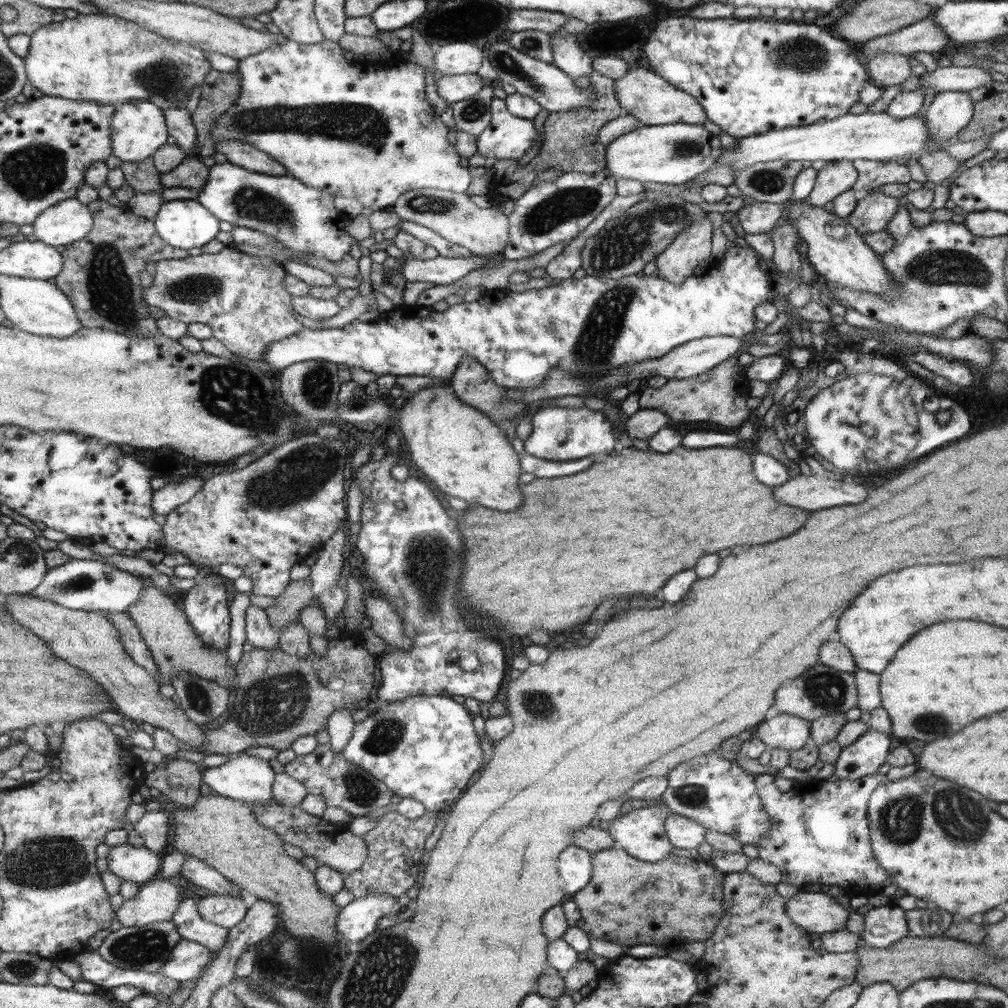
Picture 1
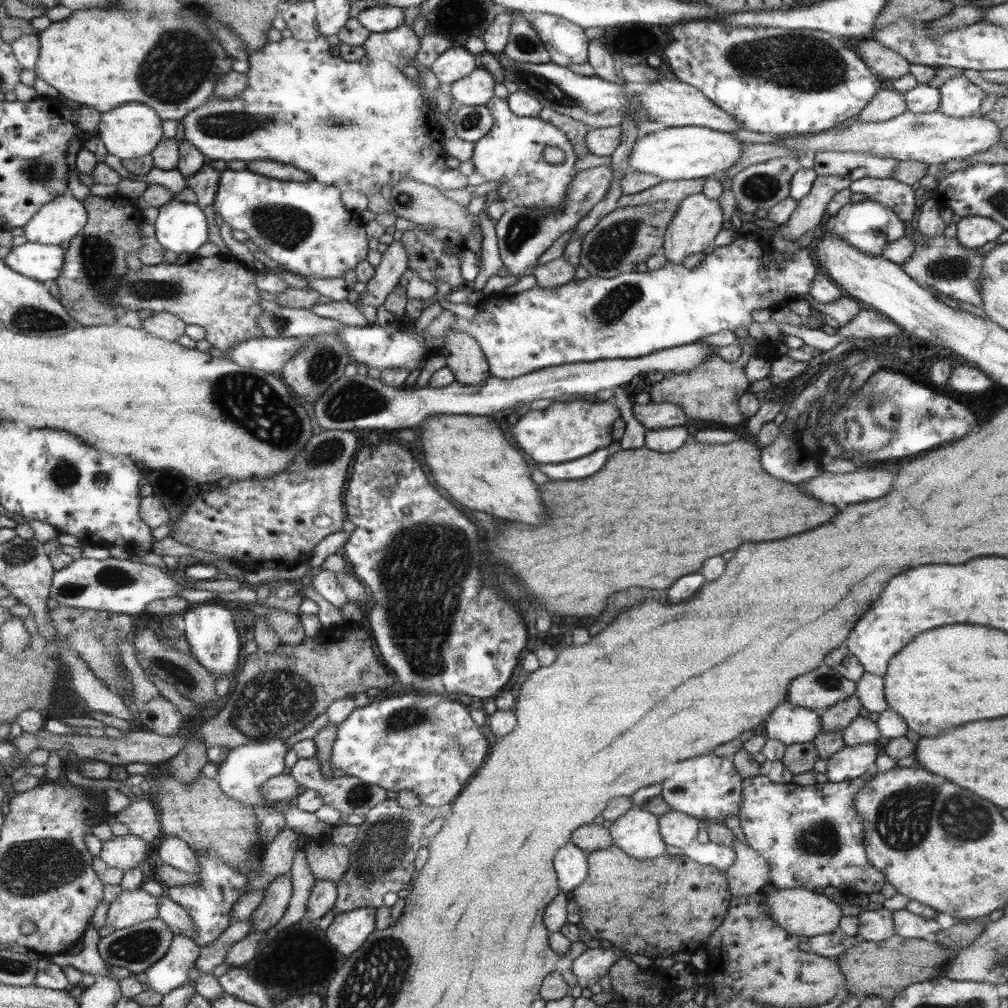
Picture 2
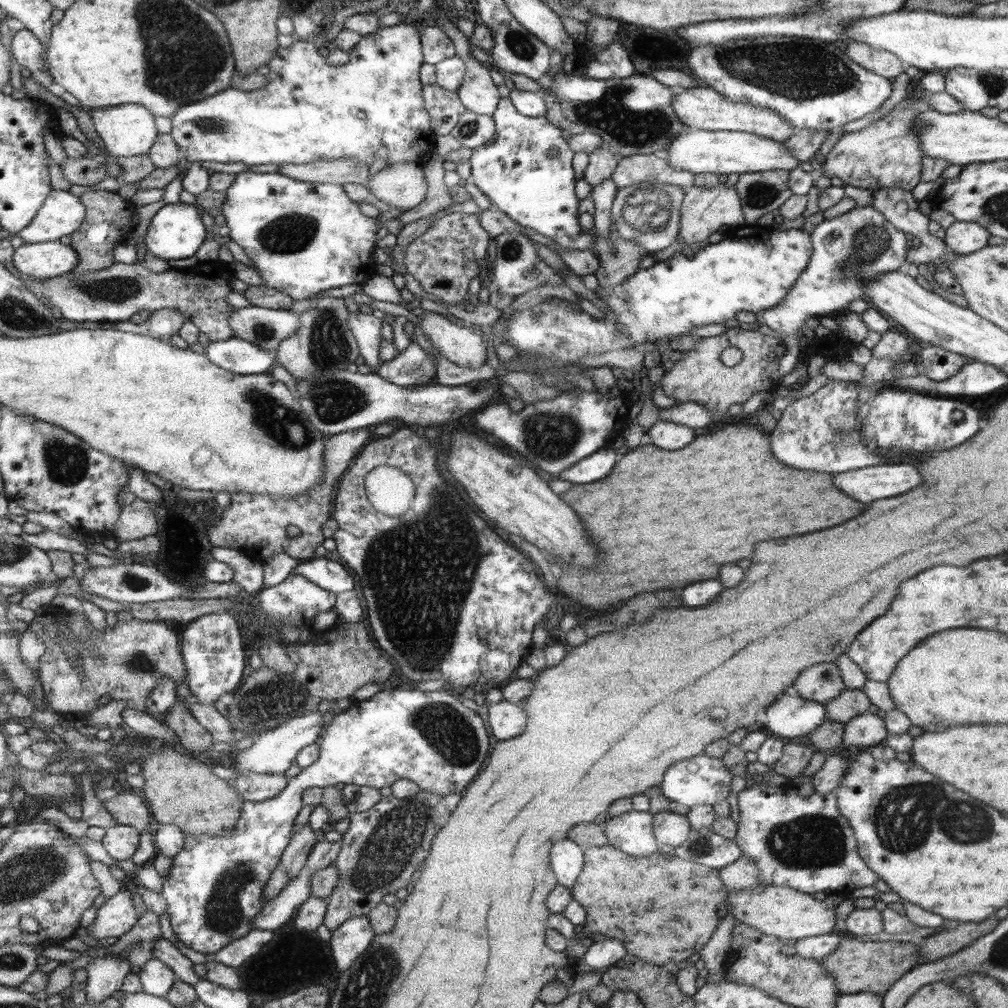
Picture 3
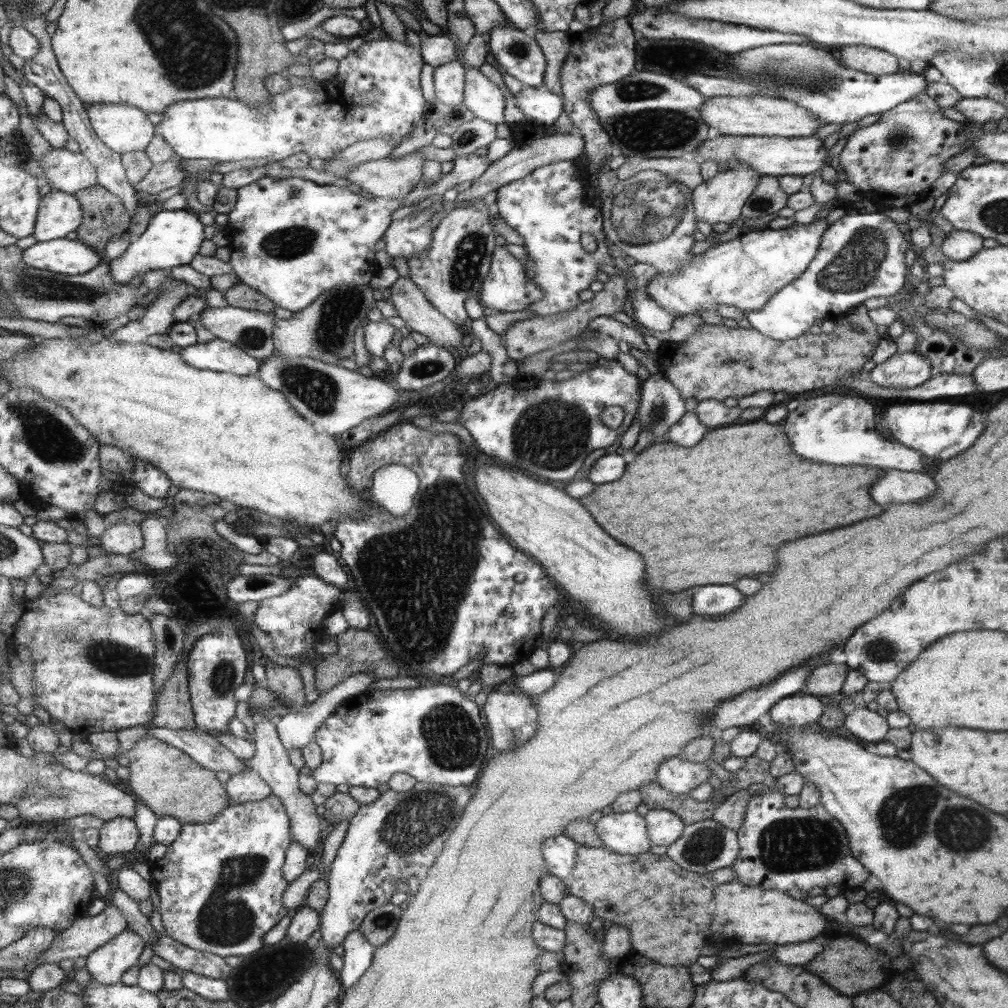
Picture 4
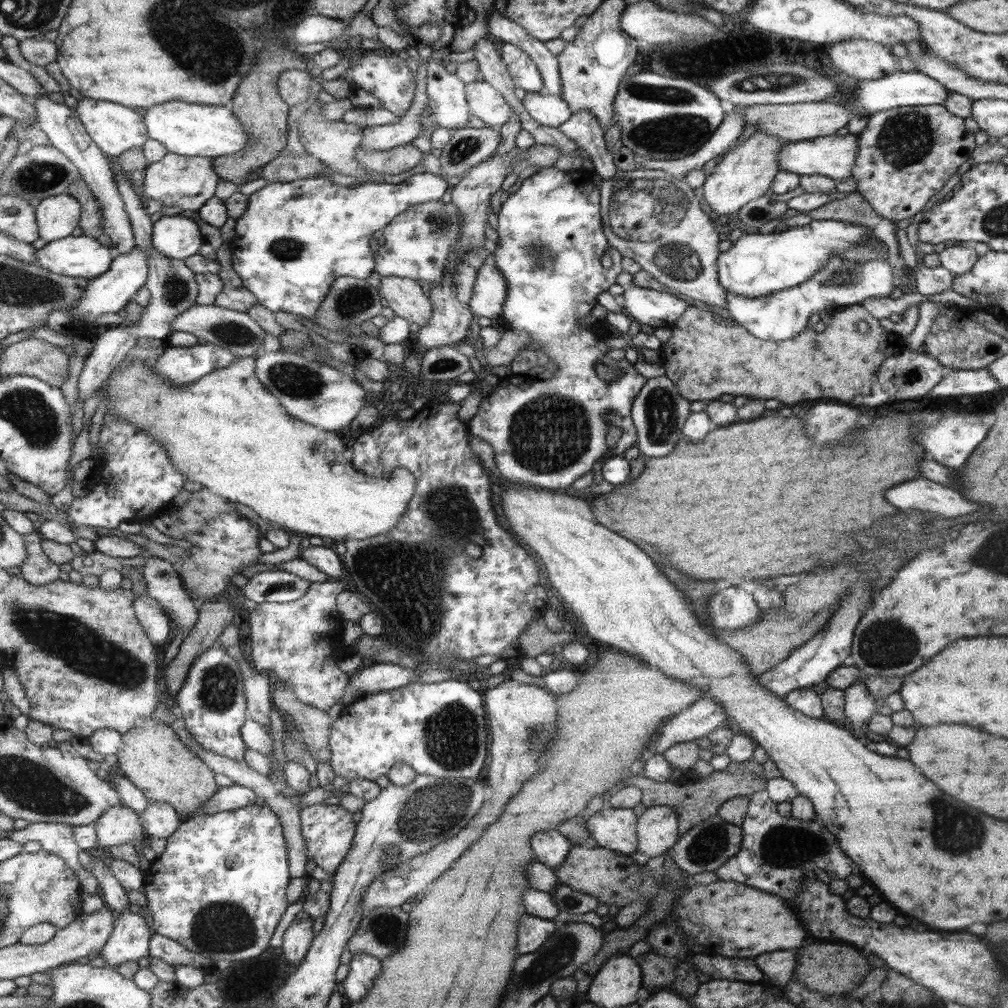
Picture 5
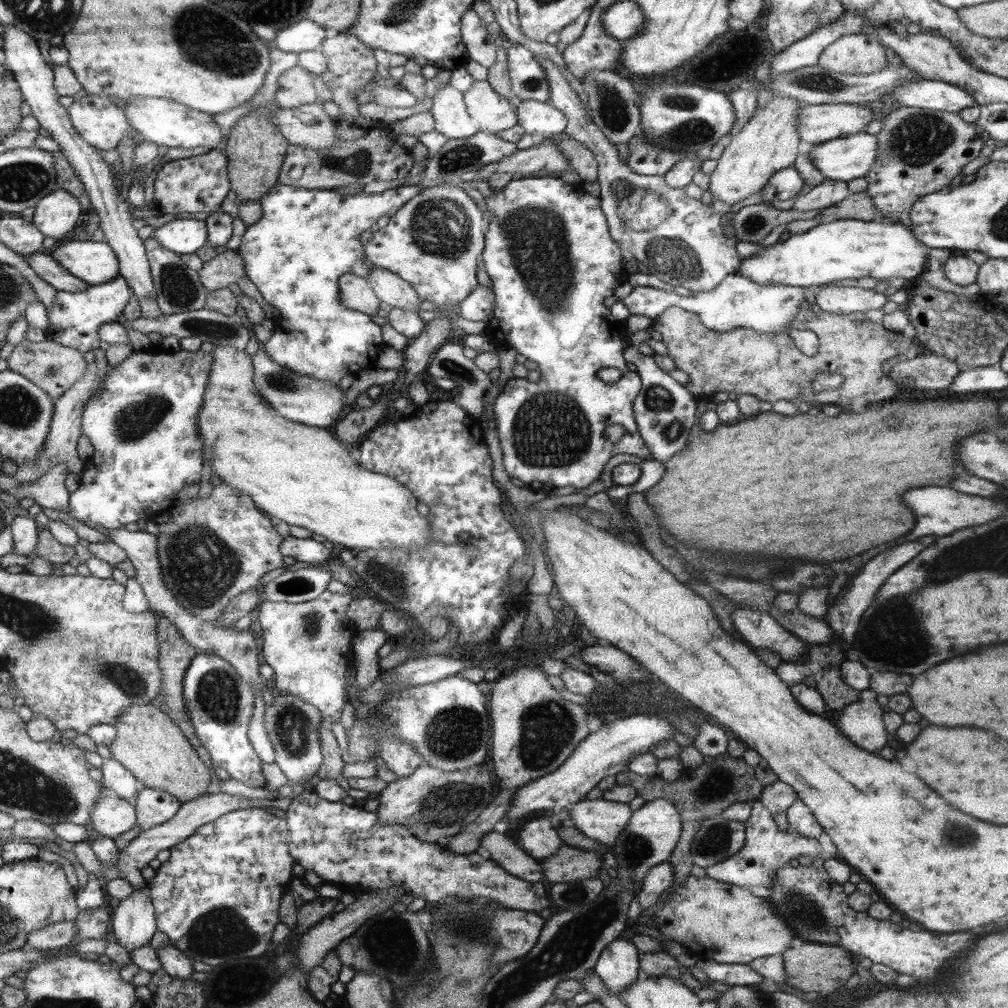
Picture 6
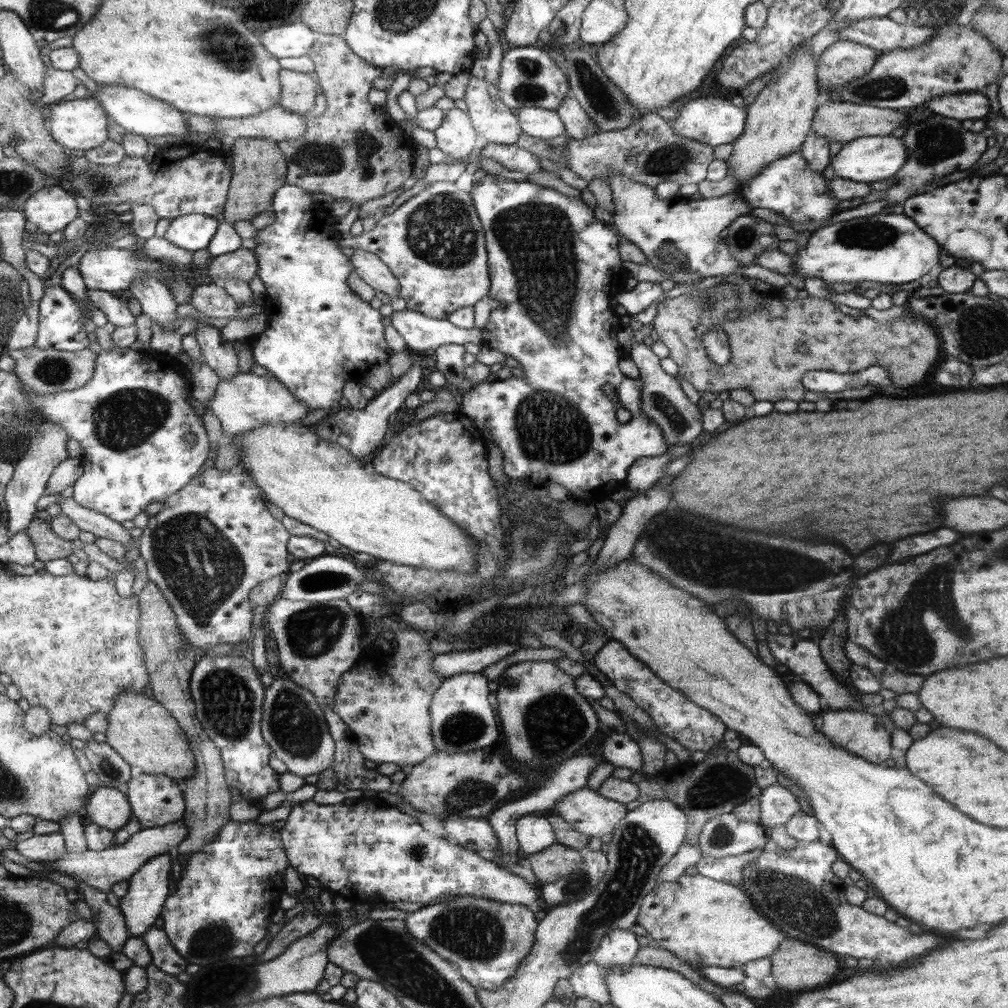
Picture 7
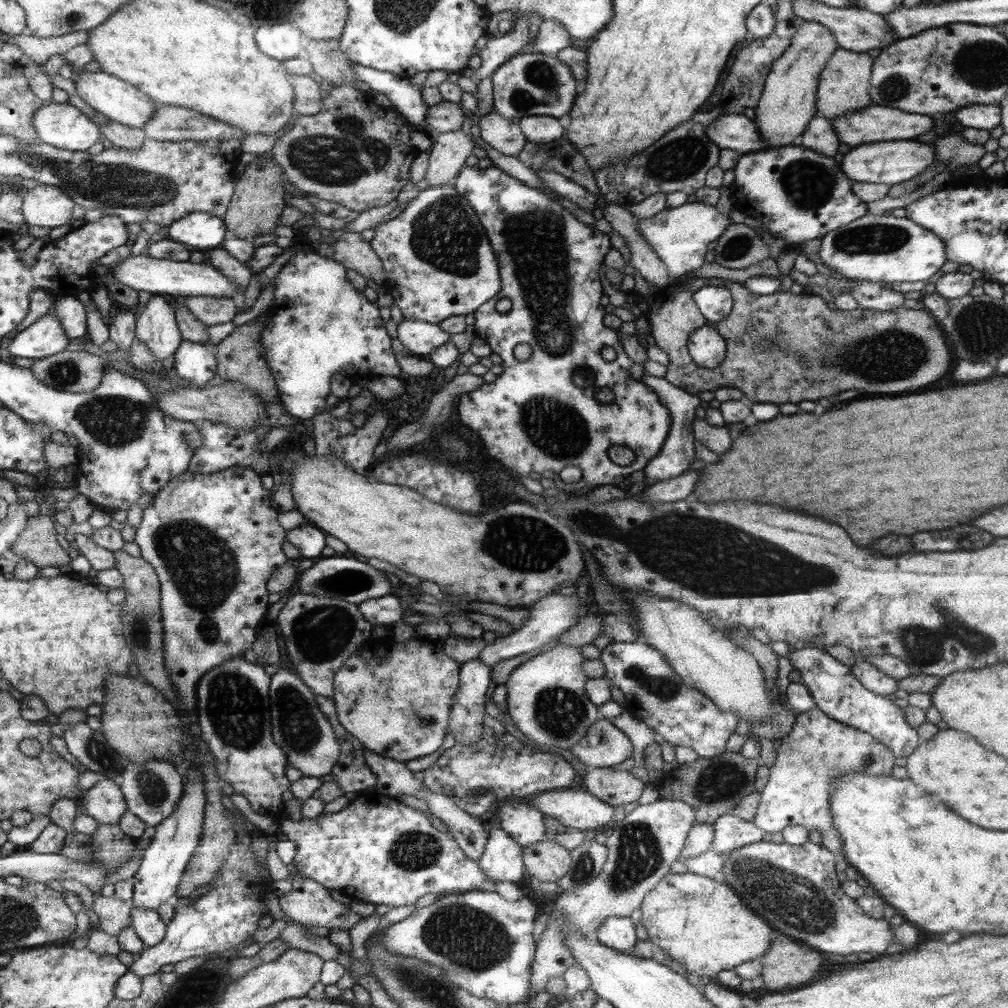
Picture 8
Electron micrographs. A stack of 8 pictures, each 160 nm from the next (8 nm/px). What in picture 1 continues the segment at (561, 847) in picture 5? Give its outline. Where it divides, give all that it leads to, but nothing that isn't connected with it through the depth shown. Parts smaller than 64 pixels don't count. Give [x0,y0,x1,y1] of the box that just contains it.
[559,845,594,895]

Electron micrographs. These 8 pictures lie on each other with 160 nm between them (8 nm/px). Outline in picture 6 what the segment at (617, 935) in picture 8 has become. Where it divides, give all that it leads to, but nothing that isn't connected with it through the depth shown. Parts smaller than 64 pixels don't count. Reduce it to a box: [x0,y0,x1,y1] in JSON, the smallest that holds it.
[594,937,640,996]

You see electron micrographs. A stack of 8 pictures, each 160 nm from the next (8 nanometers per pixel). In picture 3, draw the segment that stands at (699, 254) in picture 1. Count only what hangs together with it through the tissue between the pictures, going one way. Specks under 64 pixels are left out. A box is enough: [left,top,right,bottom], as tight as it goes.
[677,184,747,247]

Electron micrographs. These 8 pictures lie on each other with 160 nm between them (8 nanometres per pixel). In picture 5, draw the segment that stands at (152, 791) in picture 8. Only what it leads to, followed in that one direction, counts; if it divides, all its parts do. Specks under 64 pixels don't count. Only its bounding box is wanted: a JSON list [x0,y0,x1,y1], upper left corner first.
[140,803,183,839]

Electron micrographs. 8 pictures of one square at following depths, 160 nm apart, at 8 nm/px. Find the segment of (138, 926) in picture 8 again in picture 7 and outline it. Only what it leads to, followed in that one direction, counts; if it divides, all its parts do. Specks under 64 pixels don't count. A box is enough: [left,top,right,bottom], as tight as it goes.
[141,928,187,975]

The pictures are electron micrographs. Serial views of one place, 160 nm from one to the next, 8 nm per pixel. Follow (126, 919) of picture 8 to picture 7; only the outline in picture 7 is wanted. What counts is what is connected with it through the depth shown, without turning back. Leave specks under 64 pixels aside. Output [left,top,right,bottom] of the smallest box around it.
[77,881,130,953]

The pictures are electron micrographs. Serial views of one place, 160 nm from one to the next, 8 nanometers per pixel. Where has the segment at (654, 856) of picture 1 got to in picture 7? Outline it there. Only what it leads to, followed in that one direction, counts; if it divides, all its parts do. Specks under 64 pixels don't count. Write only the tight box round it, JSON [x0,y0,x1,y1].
[552,786,628,837]

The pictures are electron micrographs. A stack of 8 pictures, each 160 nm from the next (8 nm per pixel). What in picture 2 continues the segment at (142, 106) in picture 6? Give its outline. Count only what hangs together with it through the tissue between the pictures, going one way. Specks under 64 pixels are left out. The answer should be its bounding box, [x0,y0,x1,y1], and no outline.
[179,24,468,198]

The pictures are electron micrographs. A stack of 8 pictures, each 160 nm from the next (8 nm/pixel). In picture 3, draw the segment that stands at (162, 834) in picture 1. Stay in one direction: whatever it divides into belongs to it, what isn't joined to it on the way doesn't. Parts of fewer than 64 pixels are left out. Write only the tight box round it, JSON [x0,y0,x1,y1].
[101,789,152,832]

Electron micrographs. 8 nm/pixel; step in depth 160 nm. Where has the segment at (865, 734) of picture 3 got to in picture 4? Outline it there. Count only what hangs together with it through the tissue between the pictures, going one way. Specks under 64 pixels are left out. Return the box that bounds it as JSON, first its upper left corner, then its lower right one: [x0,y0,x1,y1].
[843,707,890,747]

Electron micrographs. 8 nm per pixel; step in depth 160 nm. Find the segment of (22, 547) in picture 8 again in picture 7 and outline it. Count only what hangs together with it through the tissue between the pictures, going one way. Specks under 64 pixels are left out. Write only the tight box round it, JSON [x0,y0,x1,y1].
[26,518,73,562]

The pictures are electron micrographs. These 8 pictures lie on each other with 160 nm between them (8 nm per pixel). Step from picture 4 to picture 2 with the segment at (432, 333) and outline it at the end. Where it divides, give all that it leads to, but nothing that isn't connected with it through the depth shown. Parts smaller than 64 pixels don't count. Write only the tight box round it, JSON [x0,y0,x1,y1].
[441,333,490,386]

